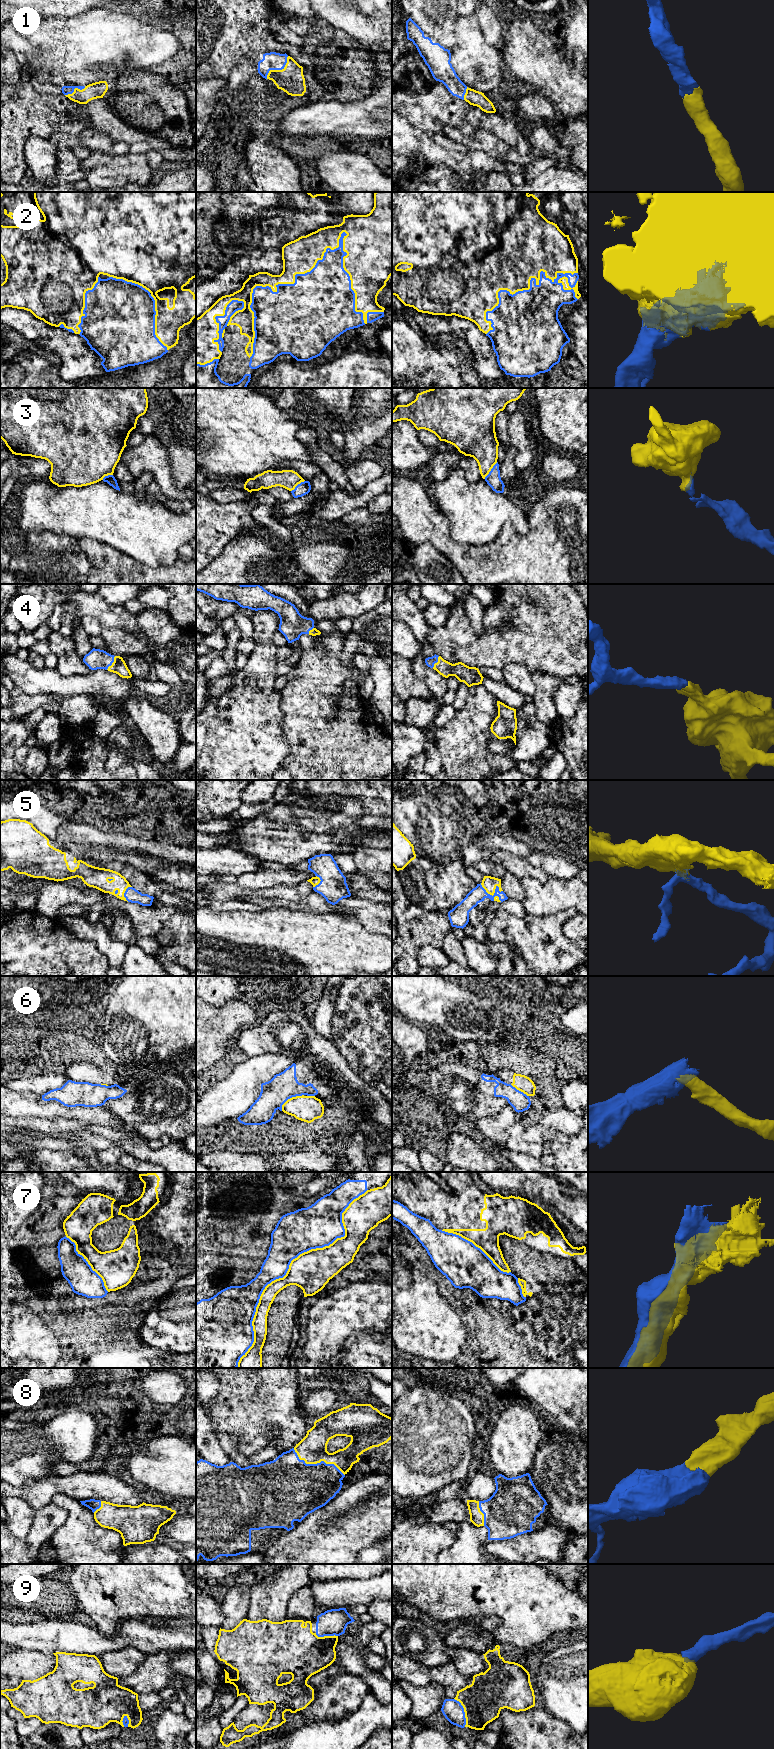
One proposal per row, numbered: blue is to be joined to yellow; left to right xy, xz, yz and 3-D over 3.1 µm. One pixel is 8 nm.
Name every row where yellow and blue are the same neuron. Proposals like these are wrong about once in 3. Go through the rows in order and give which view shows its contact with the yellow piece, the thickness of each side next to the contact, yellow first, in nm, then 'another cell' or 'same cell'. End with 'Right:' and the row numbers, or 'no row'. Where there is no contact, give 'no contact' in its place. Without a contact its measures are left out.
1: xz | 220/140 nm | same cell
2: xz | 180/480 nm | same cell
3: yz | 280/120 nm | another cell
4: xy | 120/160 nm | same cell
5: yz | 120/120 nm | same cell
6: xz | 200/220 nm | another cell
7: xz | 320/320 nm | another cell
8: xz | 220/420 nm | same cell
9: yz | 320/160 nm | same cell
Right: 1, 2, 4, 5, 8, 9

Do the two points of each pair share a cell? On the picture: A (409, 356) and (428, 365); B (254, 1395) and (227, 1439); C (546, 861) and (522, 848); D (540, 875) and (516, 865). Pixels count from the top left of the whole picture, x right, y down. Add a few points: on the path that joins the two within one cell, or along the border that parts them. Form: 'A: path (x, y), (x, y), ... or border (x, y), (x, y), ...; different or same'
A: path (414, 361), (418, 365), (423, 365); same
B: border (212, 1419), (237, 1437), (241, 1455); different
C: border (531, 850), (525, 858); different
D: path (534, 872), (522, 868); same

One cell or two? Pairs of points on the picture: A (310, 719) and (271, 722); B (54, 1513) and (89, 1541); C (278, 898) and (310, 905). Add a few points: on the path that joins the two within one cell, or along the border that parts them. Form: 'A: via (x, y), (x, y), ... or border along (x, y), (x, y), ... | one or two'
A: border along (280, 698), (283, 712), (281, 730), (288, 744) | two
B: border along (53, 1501), (66, 1511), (66, 1520), (50, 1539) | two
C: via (286, 898), (302, 903) | one

